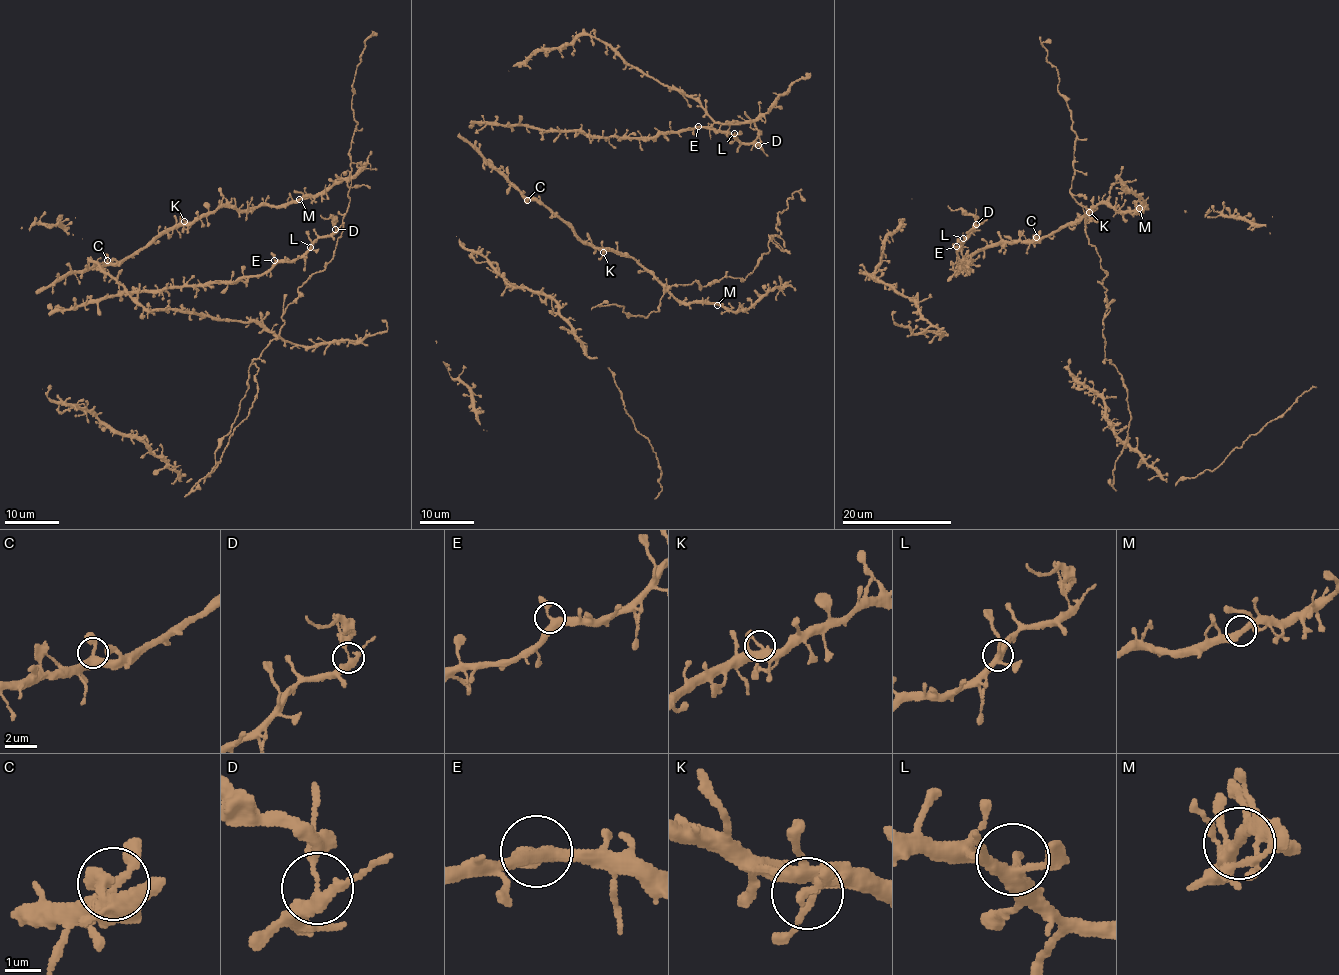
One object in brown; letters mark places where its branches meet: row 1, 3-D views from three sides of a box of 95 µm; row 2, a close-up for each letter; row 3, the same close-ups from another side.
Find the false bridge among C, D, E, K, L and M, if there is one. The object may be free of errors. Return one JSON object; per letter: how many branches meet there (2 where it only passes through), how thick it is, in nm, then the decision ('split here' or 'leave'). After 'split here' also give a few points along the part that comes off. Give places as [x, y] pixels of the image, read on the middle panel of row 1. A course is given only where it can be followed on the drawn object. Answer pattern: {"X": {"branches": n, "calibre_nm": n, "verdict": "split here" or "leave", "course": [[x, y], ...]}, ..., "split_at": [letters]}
{"C": {"branches": 3, "calibre_nm": 360, "verdict": "leave"}, "D": {"branches": 3, "calibre_nm": 280, "verdict": "split here", "course": [[759, 145], [759, 132], [746, 114]]}, "E": {"branches": 3, "calibre_nm": 320, "verdict": "leave"}, "K": {"branches": 3, "calibre_nm": 240, "verdict": "leave"}, "L": {"branches": 3, "calibre_nm": 320, "verdict": "leave"}, "M": {"branches": 3, "calibre_nm": 280, "verdict": "leave"}, "split_at": ["D"]}

